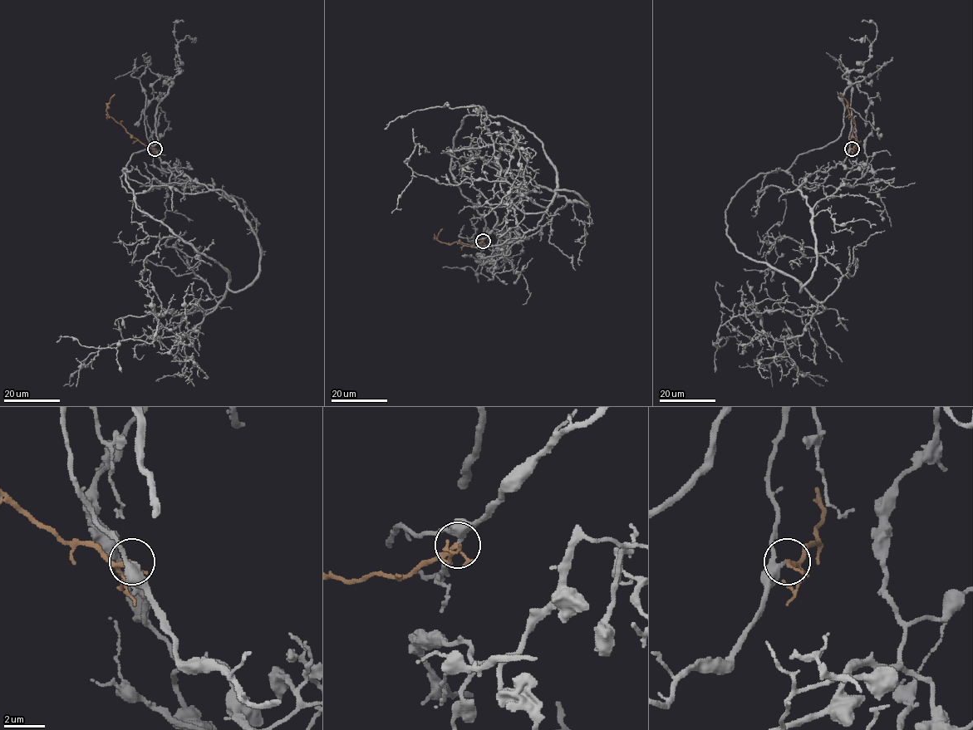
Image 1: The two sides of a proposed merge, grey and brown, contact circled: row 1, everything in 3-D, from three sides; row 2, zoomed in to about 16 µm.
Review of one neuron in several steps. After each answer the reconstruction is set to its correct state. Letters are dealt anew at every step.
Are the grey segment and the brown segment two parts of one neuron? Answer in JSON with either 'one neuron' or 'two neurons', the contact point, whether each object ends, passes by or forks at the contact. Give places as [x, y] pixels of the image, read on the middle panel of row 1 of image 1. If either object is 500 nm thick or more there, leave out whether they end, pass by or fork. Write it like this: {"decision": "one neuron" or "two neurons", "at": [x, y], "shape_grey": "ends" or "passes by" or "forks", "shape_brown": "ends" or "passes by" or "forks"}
{"decision": "one neuron", "at": [483, 241], "shape_grey": "passes by", "shape_brown": "forks"}

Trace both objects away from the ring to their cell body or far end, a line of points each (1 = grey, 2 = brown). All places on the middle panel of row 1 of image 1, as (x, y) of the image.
1: (483, 241), (537, 187), (588, 206), (557, 190), (523, 213), (484, 108), (385, 129)
2: (483, 241), (475, 245), (464, 246), (459, 242), (449, 244), (434, 237), (442, 228)

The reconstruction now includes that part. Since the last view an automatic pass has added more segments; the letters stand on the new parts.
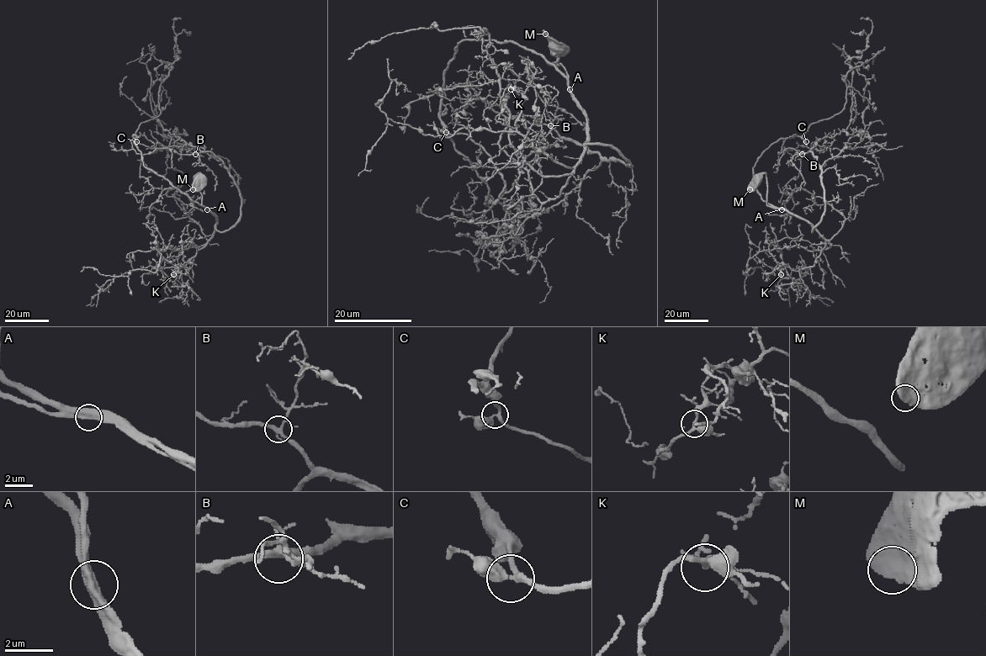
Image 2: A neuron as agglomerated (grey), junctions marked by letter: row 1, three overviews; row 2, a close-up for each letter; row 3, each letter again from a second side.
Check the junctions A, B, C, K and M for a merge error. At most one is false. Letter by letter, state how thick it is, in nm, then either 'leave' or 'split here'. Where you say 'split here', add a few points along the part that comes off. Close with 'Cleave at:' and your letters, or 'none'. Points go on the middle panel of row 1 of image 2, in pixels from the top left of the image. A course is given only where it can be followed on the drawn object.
A: 480 nm thick; leave
B: 280 nm thick; leave
C: 320 nm thick; leave
K: 220 nm thick; leave
M: 700 nm thick; leave
Cleave at: none

